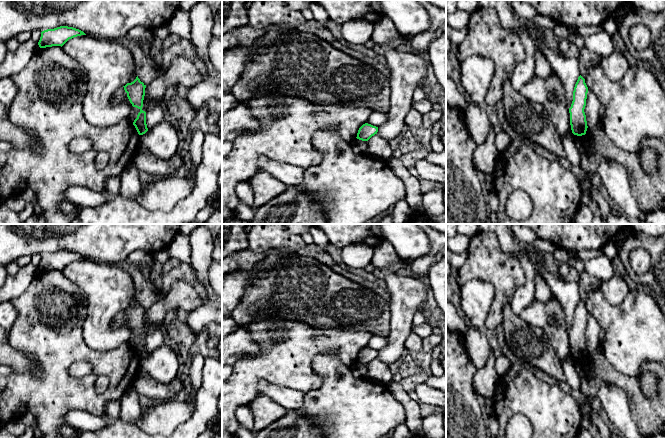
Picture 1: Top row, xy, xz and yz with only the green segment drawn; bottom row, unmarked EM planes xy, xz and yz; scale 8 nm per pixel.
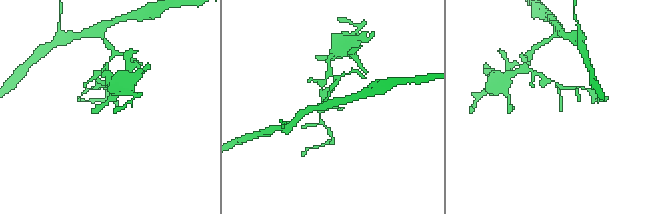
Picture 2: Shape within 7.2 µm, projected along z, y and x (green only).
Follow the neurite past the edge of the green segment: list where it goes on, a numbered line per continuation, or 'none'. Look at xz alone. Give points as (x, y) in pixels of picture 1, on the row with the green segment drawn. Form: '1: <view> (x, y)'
none

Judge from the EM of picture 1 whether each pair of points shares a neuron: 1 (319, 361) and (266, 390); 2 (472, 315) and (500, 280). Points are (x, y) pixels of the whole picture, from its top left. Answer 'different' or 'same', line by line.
1: different
2: different

